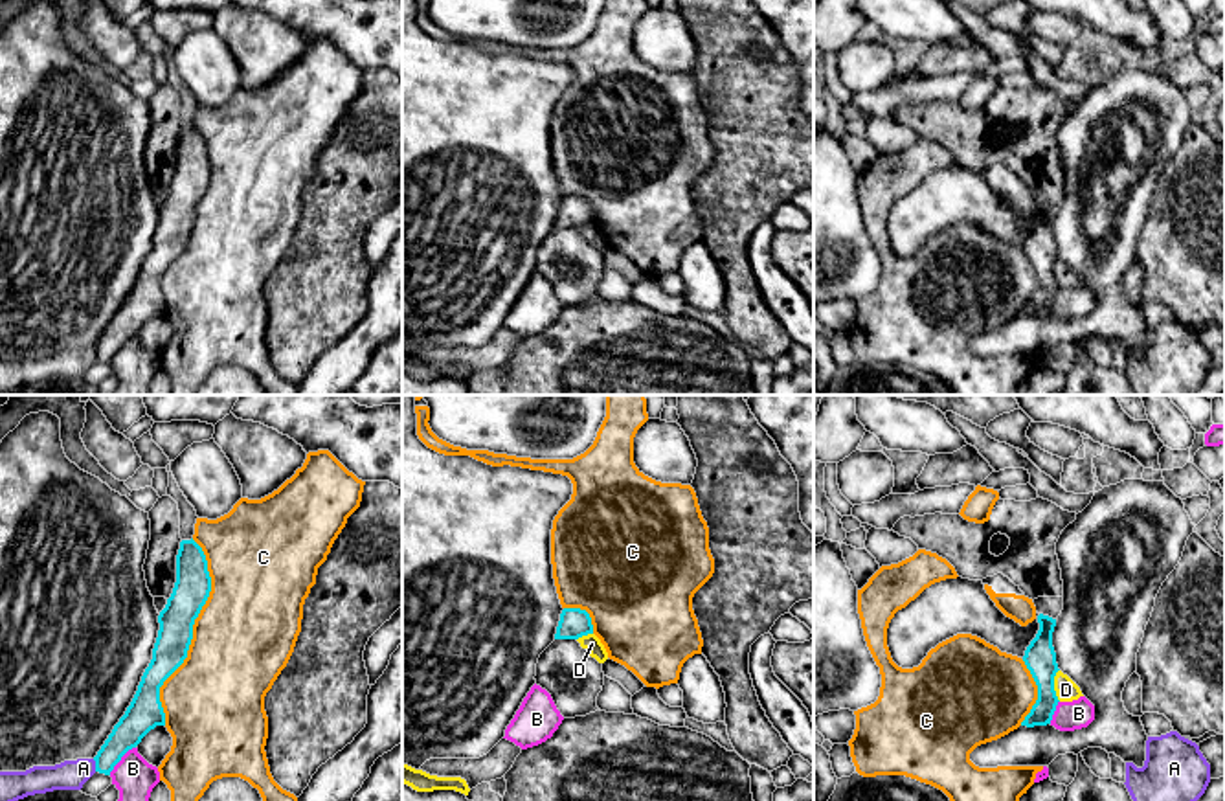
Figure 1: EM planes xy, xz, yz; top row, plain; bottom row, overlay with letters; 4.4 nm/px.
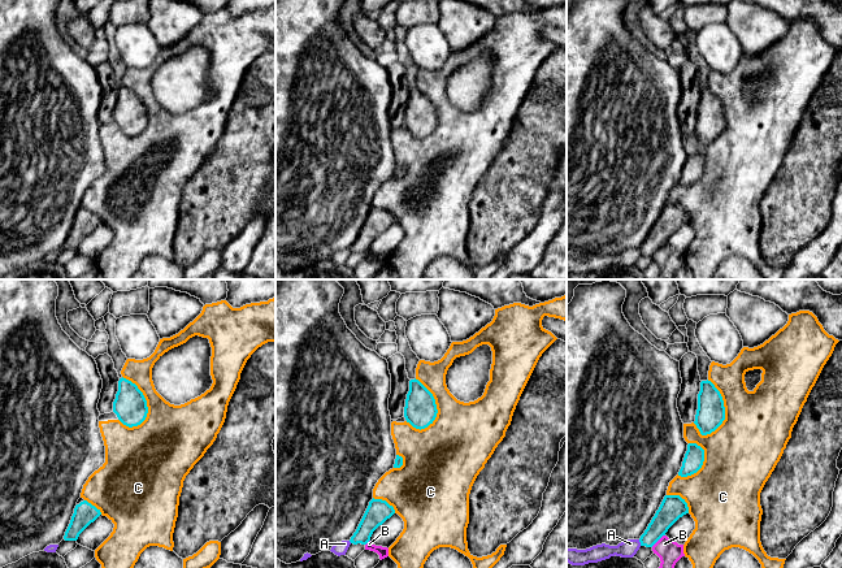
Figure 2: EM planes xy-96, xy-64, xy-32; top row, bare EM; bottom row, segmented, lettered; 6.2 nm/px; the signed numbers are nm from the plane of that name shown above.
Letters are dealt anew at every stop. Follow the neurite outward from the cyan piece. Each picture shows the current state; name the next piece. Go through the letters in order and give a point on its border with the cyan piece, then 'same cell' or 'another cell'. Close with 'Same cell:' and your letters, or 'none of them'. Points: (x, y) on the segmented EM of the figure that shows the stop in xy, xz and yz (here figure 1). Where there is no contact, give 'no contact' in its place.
A: meets cyan in xy at (96, 765); another cell
B: meets cyan in xy at (120, 759); another cell
C: meets cyan in xy at (191, 632); another cell
D: meets cyan in yz at (1053, 686); another cell
Same cell: none of them

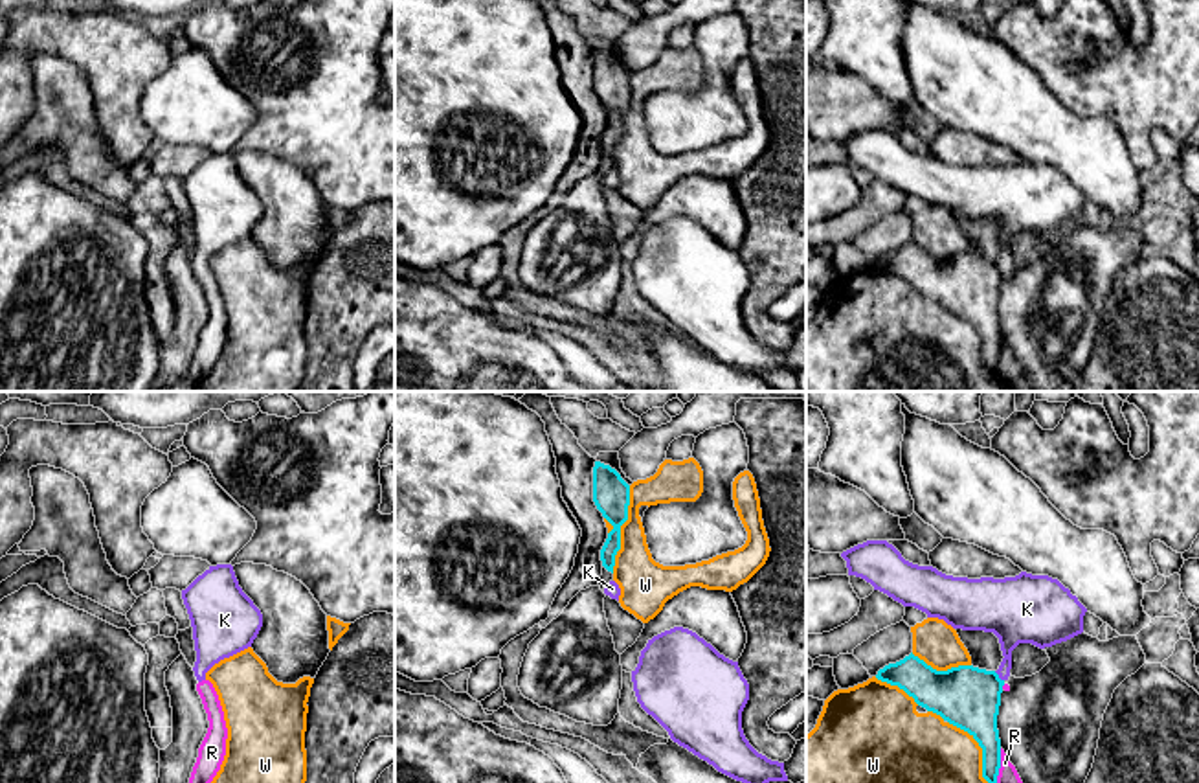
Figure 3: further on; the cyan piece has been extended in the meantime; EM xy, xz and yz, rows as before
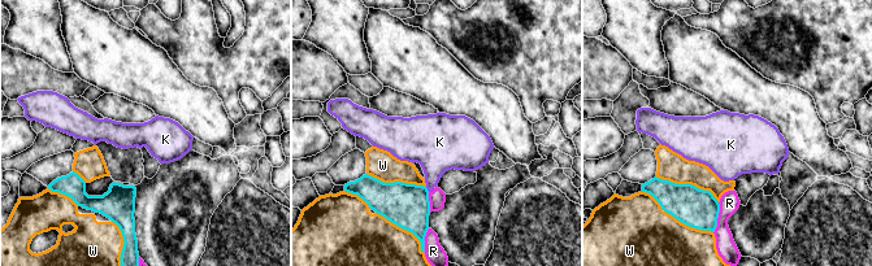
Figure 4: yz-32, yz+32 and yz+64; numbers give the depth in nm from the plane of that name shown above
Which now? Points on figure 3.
K: meets cyan in yz at (997, 677); another cell
R: meets cyan in yz at (999, 765); another cell
W: meets cyan in xz at (619, 530); another cell
Same cell: none of them

